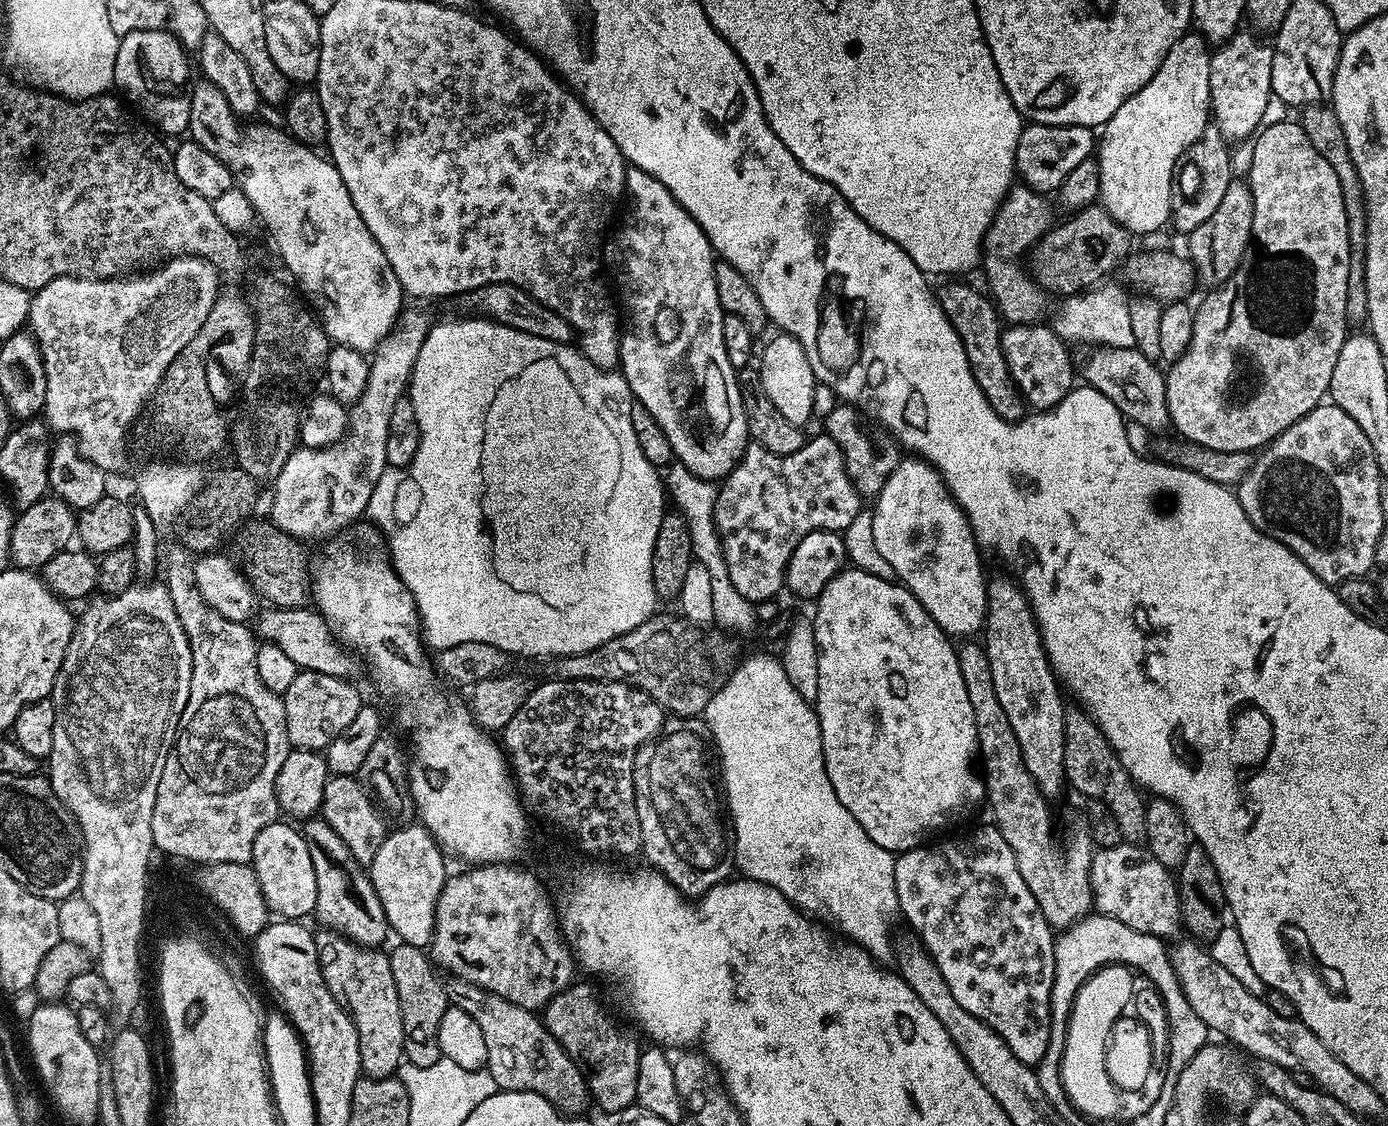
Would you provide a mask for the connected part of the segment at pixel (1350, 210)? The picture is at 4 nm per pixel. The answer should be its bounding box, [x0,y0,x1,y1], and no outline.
[1298,104,1368,321]

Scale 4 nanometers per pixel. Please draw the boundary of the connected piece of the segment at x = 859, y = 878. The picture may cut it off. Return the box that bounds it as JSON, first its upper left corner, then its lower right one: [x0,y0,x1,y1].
[702,652,900,962]

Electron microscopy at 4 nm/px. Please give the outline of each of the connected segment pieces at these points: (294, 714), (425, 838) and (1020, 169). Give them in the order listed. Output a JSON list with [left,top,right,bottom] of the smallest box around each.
[[282,671,362,752],[366,822,446,949],[1016,123,1094,194]]

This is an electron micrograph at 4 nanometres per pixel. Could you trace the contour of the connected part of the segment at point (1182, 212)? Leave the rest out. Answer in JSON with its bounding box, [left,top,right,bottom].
[1171,126,1234,234]

